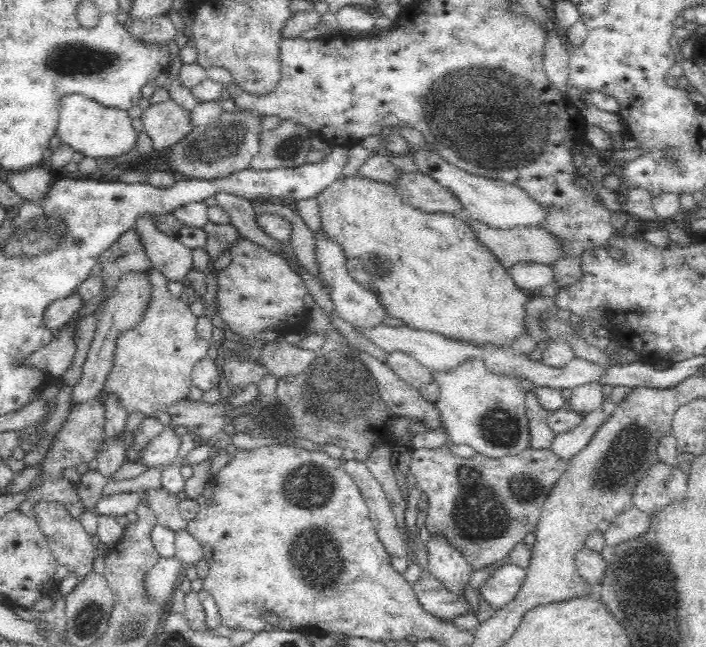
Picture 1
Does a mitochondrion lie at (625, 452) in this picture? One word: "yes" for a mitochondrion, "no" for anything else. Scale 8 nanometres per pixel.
yes

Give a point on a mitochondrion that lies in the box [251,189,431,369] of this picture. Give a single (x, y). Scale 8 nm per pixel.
(380, 267)

